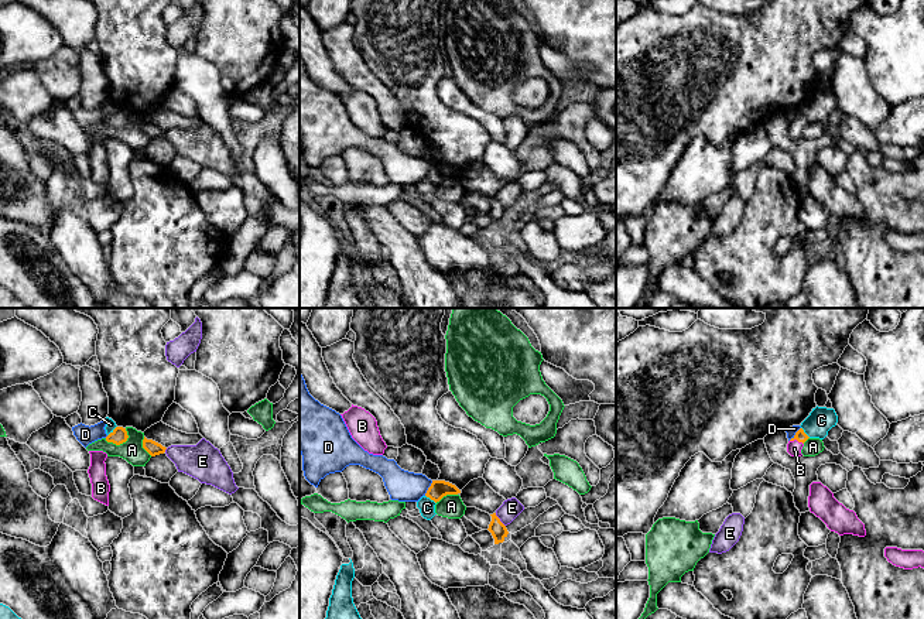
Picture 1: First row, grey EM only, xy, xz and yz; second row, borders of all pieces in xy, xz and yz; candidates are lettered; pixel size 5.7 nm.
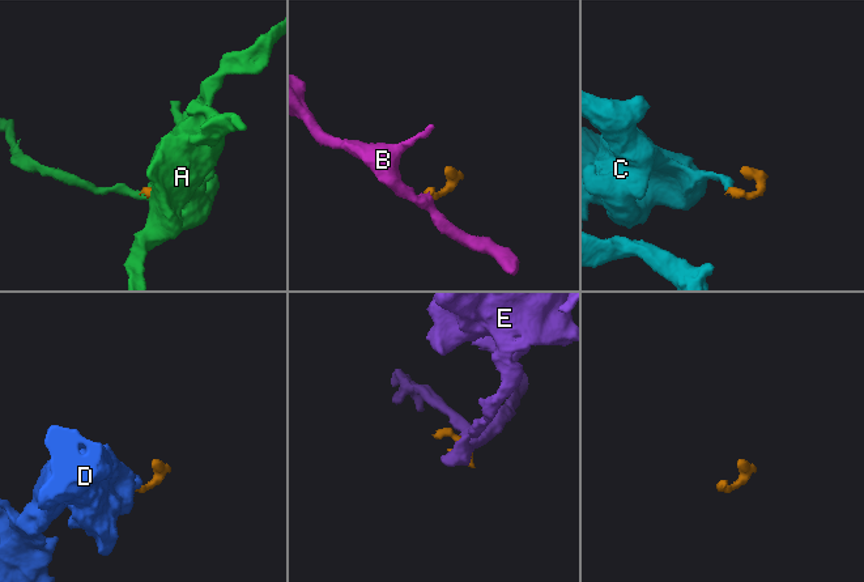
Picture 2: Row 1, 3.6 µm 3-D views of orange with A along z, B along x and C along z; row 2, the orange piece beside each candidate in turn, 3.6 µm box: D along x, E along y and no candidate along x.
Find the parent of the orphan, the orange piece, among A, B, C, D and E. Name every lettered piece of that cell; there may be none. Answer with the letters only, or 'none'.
B

